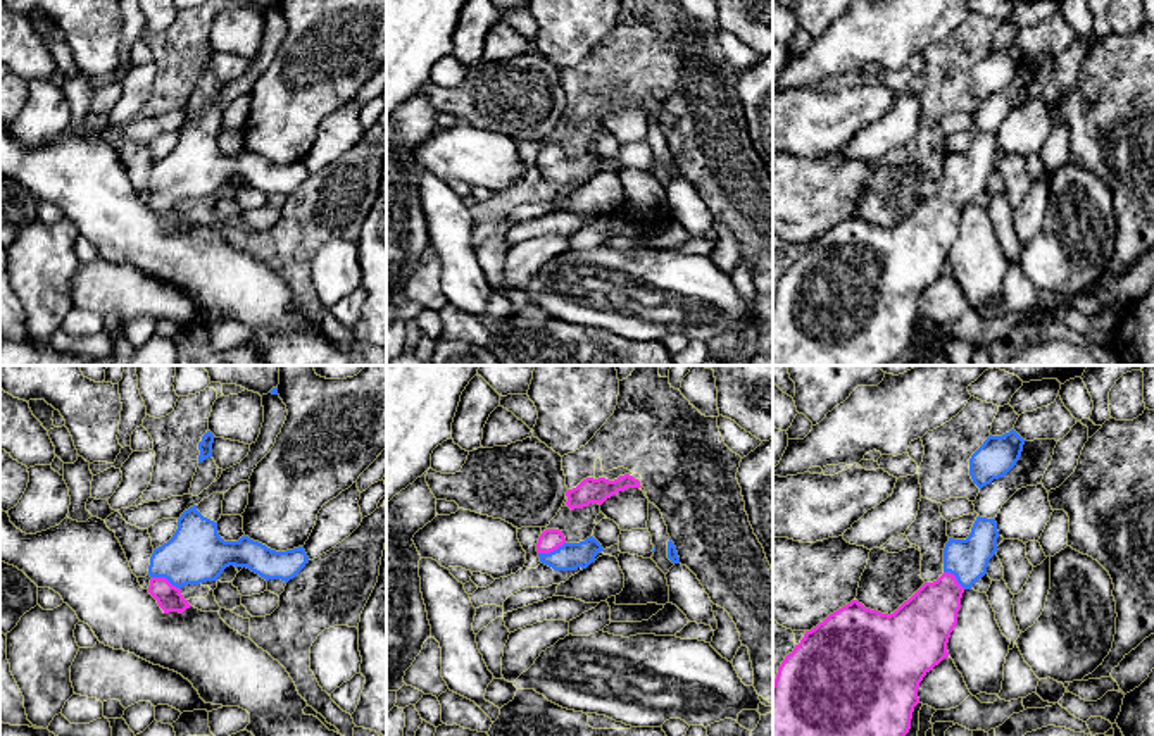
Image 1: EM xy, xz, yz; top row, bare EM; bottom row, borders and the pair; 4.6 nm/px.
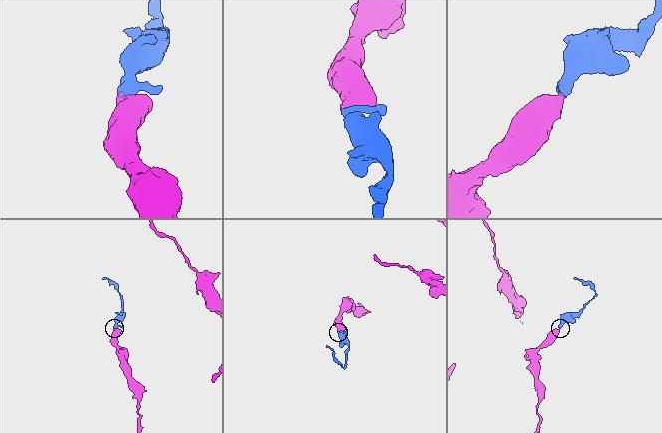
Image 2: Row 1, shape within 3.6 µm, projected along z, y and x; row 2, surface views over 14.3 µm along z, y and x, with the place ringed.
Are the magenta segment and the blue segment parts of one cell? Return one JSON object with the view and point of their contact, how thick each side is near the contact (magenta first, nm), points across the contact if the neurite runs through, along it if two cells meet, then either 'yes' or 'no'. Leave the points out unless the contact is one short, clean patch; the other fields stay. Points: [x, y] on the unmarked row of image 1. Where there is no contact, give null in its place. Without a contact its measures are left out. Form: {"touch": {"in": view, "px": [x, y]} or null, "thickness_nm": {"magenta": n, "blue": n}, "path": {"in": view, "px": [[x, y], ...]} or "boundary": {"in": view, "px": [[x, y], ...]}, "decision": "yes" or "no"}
{"touch": {"in": "xy", "px": [166, 193]}, "thickness_nm": {"magenta": 120, "blue": 280}, "path": {"in": "xy", "px": [[169, 212], [166, 193], [195, 168]]}, "decision": "yes"}

